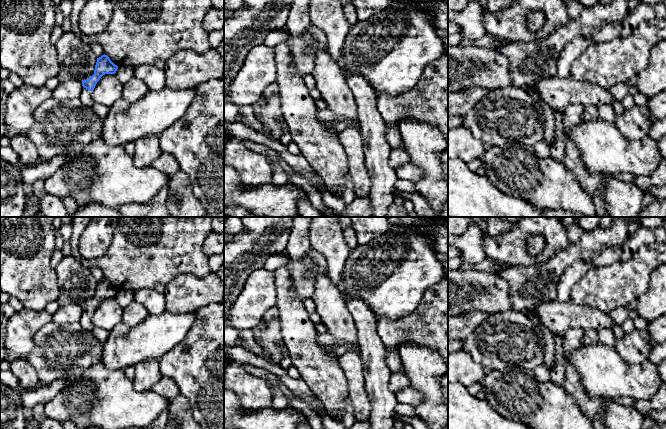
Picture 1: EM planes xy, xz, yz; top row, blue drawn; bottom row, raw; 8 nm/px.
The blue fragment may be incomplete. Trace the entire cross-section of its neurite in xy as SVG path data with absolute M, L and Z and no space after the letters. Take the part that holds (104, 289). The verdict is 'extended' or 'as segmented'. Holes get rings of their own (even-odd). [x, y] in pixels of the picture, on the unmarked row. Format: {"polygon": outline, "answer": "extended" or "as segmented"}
{"polygon": "M104 278L97 282L94 298L89 303L82 305L83 312L78 324L84 331L92 331L95 327L92 323L92 315L100 302L105 298L115 298L117 293L118 290L107 279Z", "answer": "extended"}

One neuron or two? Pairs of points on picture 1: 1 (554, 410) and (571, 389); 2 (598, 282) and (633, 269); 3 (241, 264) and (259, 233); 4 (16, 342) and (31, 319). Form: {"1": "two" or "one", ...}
{"1": "two", "2": "one", "3": "one", "4": "one"}

